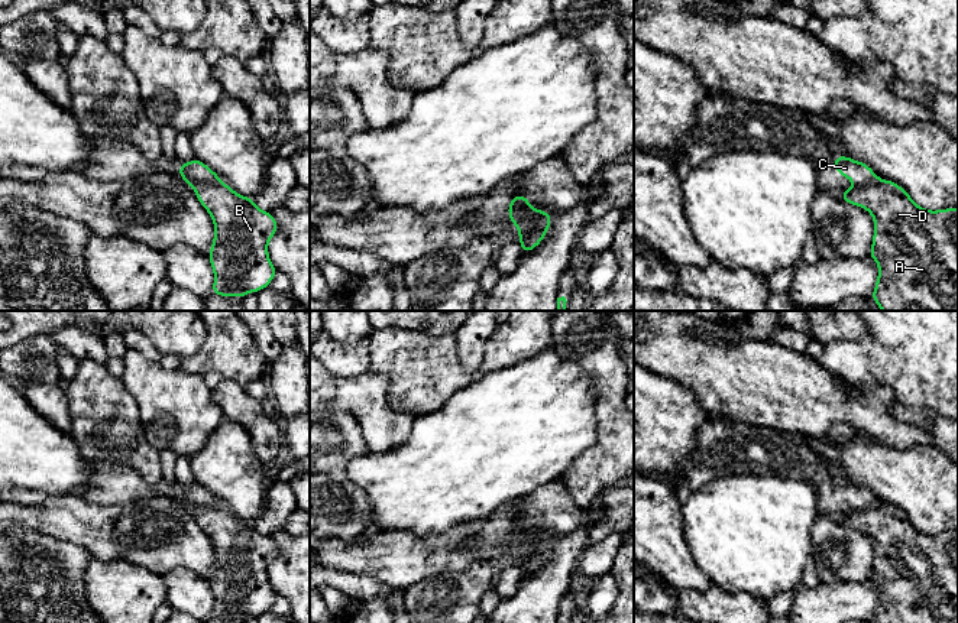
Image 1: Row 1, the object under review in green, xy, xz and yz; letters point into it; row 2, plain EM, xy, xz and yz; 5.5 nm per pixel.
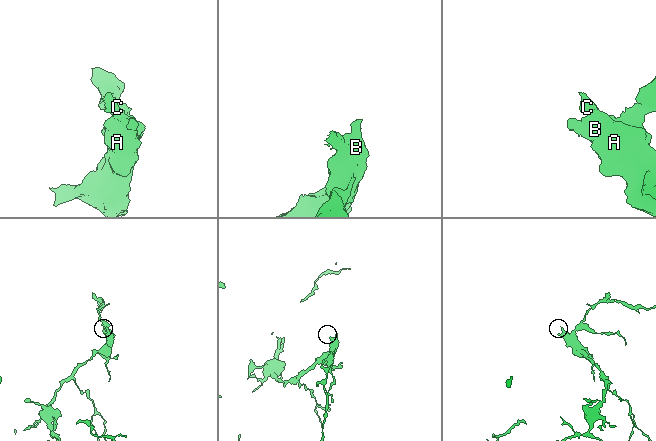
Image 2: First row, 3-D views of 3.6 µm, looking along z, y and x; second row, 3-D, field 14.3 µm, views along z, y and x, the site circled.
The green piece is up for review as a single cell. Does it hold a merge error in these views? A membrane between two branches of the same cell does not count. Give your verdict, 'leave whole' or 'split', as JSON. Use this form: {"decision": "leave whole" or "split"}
{"decision": "split"}

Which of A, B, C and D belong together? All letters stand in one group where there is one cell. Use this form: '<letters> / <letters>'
A B D / C

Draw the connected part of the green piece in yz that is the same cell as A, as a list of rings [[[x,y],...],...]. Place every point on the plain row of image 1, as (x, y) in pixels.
[[[889,503],[841,515],[839,522],[870,535],[874,543],[867,581],[878,587],[878,601],[871,623],[958,623],[958,532],[920,532]]]

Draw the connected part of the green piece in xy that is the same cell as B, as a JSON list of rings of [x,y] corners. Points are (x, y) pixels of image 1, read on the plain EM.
[[[208,506],[194,510],[197,525],[208,535],[214,545],[214,564],[208,584],[214,596],[210,619],[236,620],[242,623],[249,616],[259,617],[269,610],[276,591],[268,580],[268,567],[278,555],[278,545],[271,535],[259,533],[253,522],[239,519],[224,506]]]

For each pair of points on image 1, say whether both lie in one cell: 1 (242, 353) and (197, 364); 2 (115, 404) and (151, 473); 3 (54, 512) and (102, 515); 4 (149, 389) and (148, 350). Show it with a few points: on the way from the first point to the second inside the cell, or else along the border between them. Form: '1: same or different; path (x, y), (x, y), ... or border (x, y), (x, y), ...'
1: same; path (230, 353), (209, 363)
2: same; path (115, 421), (115, 432), (138, 456)
3: same; path (65, 515), (90, 515)
4: different; border (128, 347), (158, 362)

